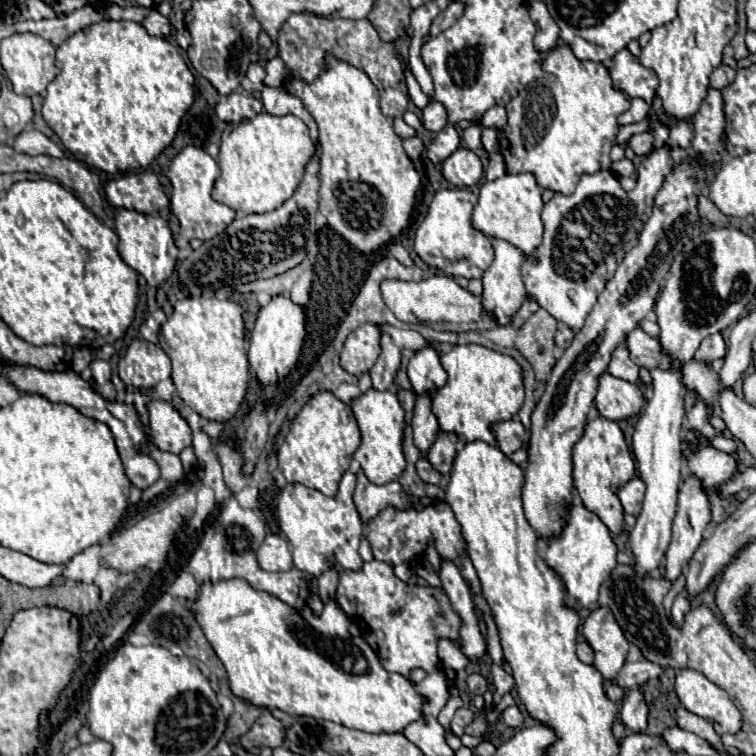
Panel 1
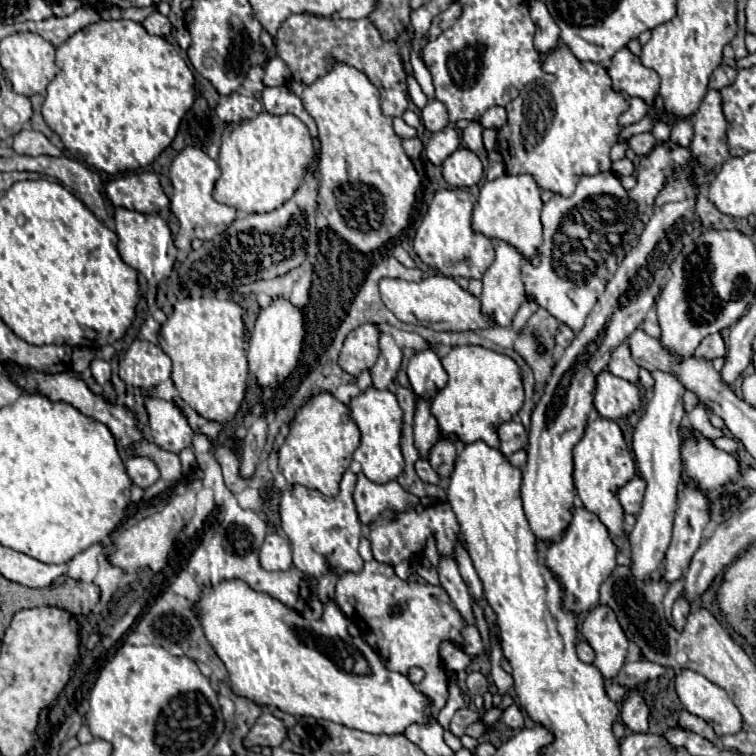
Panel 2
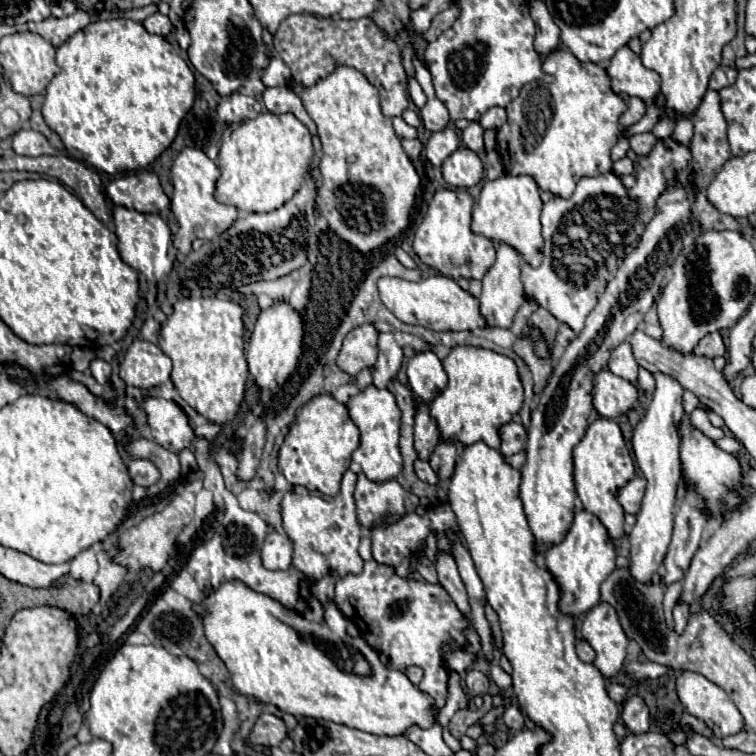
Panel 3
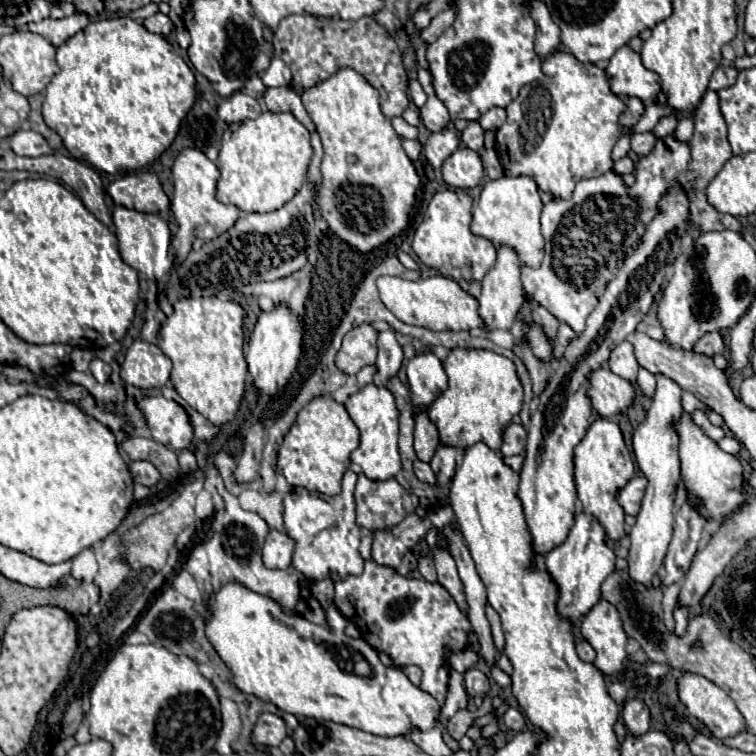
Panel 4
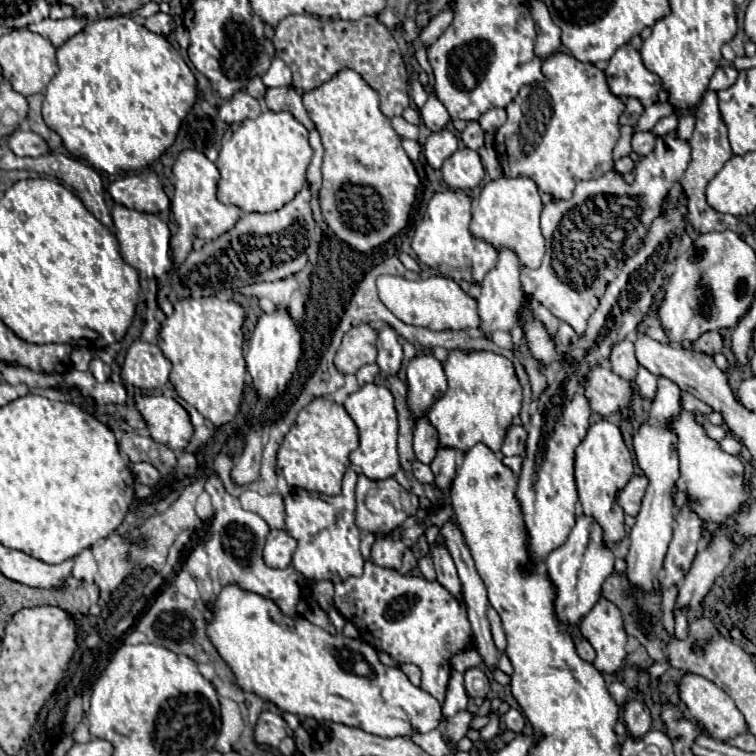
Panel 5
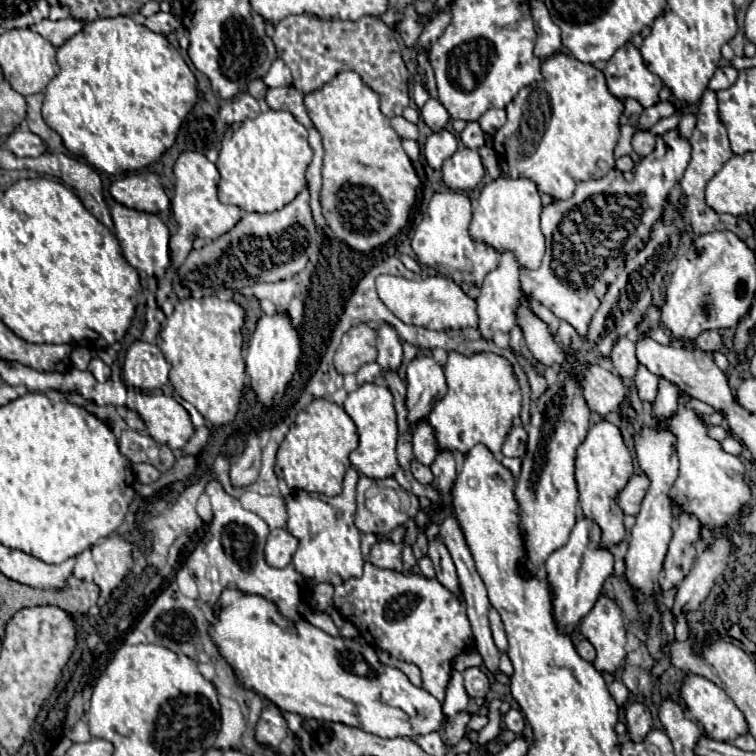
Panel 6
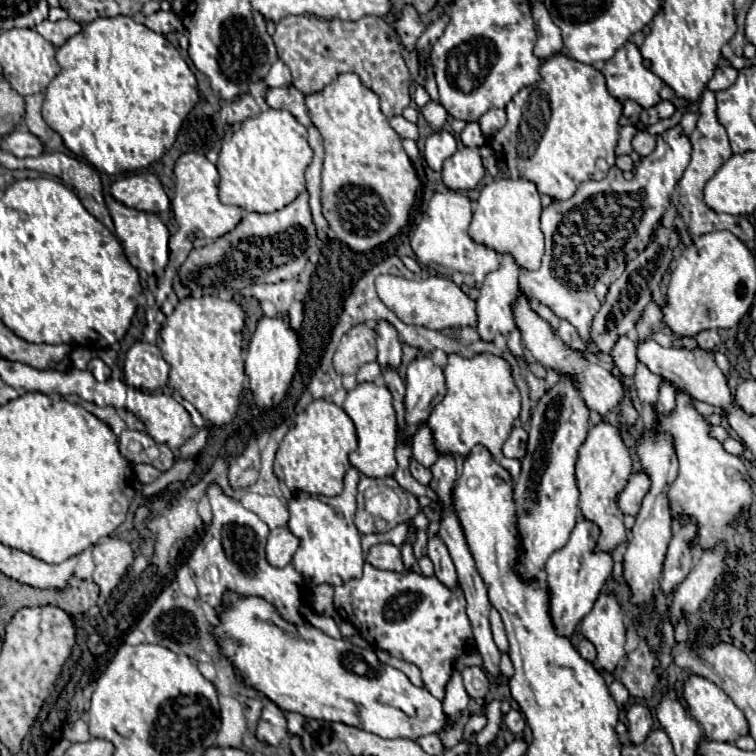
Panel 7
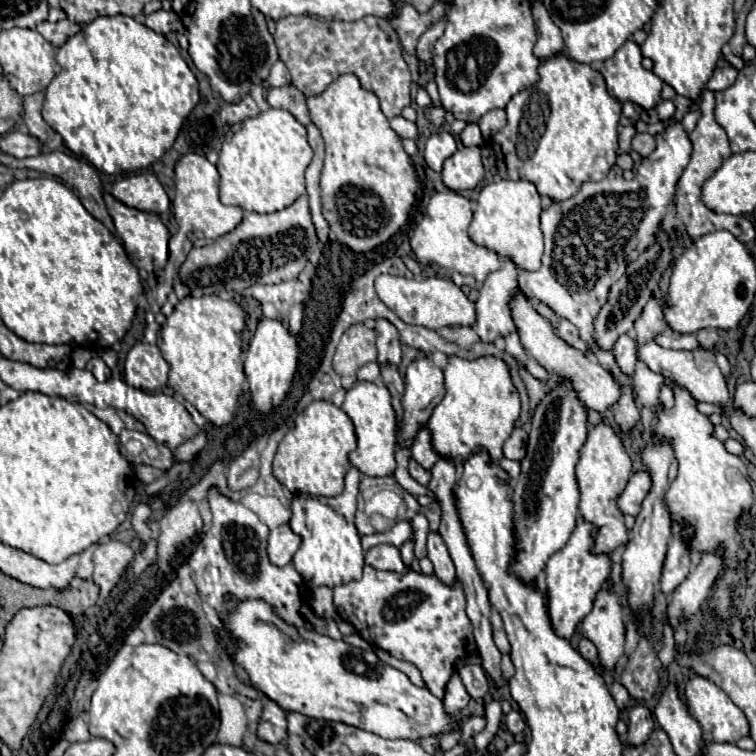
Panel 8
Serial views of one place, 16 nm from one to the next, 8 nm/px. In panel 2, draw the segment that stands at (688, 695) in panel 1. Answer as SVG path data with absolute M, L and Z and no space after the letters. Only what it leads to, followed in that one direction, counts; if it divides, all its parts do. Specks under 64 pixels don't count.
M682 670L676 676L676 694L690 714L706 720L714 728L716 736L722 738L742 730L744 720L732 698L702 674Z

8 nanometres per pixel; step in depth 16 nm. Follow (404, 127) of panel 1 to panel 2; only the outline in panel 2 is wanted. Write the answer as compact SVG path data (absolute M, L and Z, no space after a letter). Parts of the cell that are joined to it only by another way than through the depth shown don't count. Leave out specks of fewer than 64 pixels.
M394 118L394 130L400 138L416 138L416 130L408 126L402 118Z

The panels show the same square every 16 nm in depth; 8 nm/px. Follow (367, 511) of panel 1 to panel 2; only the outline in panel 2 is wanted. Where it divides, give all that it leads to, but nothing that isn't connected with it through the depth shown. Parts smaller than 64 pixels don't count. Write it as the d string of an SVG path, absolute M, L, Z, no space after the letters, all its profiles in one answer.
M358 472L354 502L358 508L358 520L364 526L370 526L386 510L394 514L414 510L418 506L418 496L406 492L396 480L374 484L364 476L364 472Z

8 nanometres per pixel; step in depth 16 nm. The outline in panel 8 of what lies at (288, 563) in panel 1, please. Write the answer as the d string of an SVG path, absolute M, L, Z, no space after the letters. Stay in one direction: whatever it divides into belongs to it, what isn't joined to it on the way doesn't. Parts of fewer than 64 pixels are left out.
M288 522L278 526L278 528L274 528L274 530L270 530L270 536L268 536L268 556L270 556L272 564L286 566L292 560L294 552L298 550L300 542L302 542L300 536L292 532Z

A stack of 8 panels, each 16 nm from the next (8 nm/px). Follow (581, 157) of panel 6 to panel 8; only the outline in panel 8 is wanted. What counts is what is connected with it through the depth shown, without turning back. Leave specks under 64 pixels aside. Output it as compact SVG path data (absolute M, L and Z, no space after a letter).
M562 54L544 60L538 76L540 80L534 88L520 92L506 106L512 122L492 136L486 148L496 158L500 178L528 180L540 196L562 202L576 196L584 182L602 180L614 166L618 156L620 102L606 92L598 70Z

